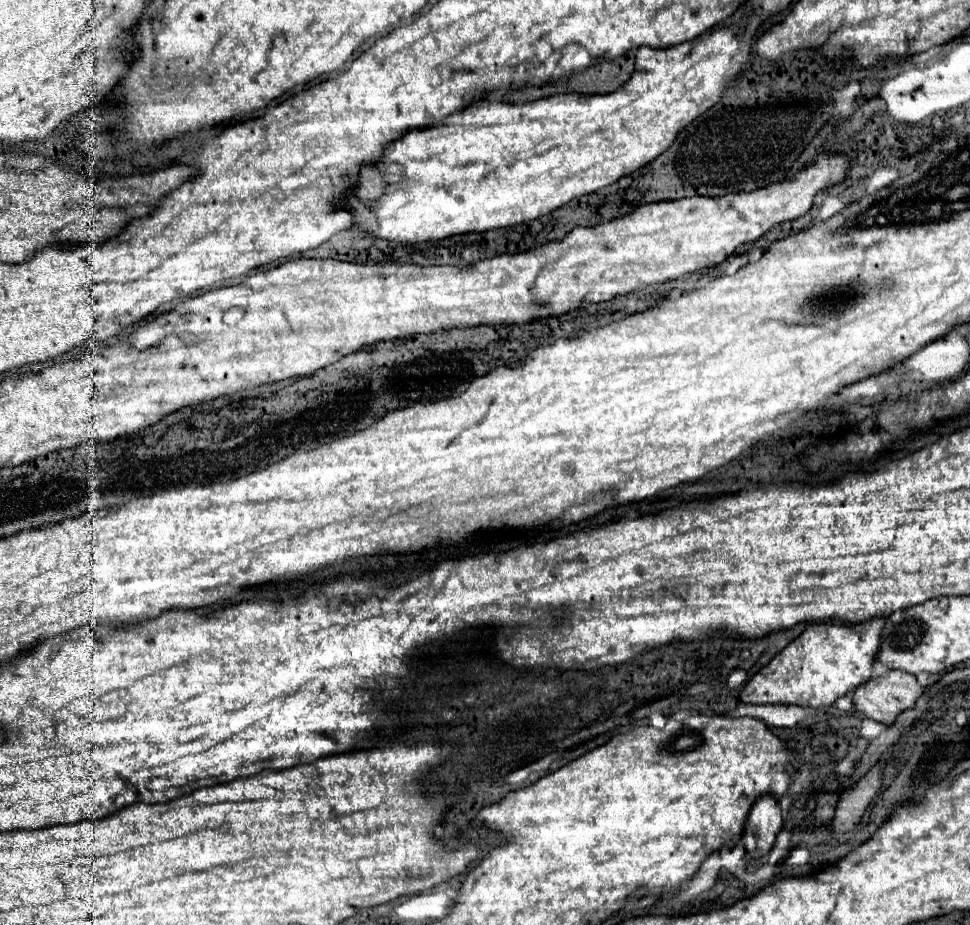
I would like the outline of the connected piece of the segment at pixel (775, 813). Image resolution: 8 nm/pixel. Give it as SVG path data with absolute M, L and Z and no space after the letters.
M764 796L756 802L748 816L748 828L744 828L744 848L748 858L766 856L776 840L776 834L782 828L780 804L772 796Z

